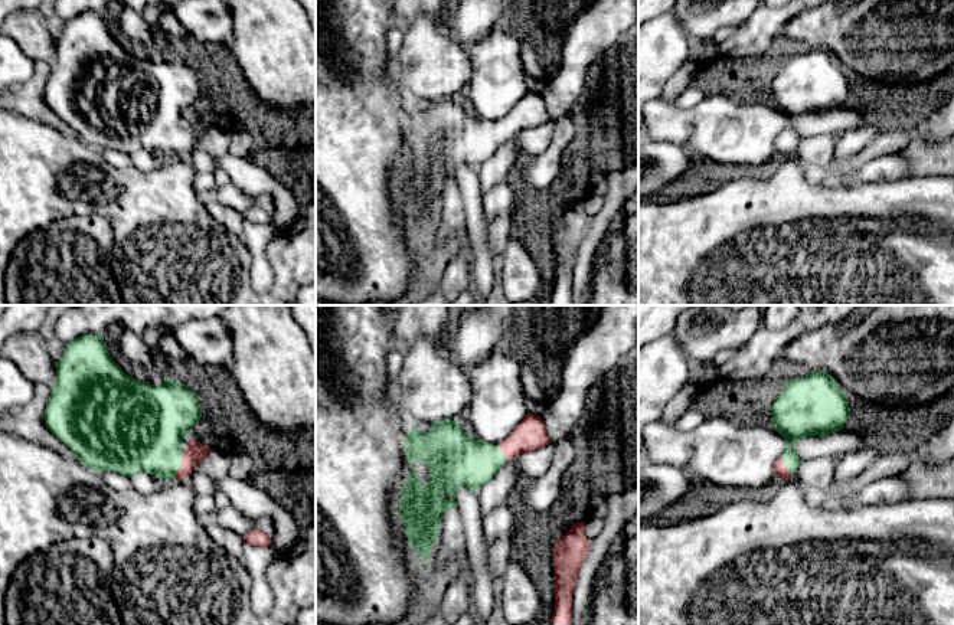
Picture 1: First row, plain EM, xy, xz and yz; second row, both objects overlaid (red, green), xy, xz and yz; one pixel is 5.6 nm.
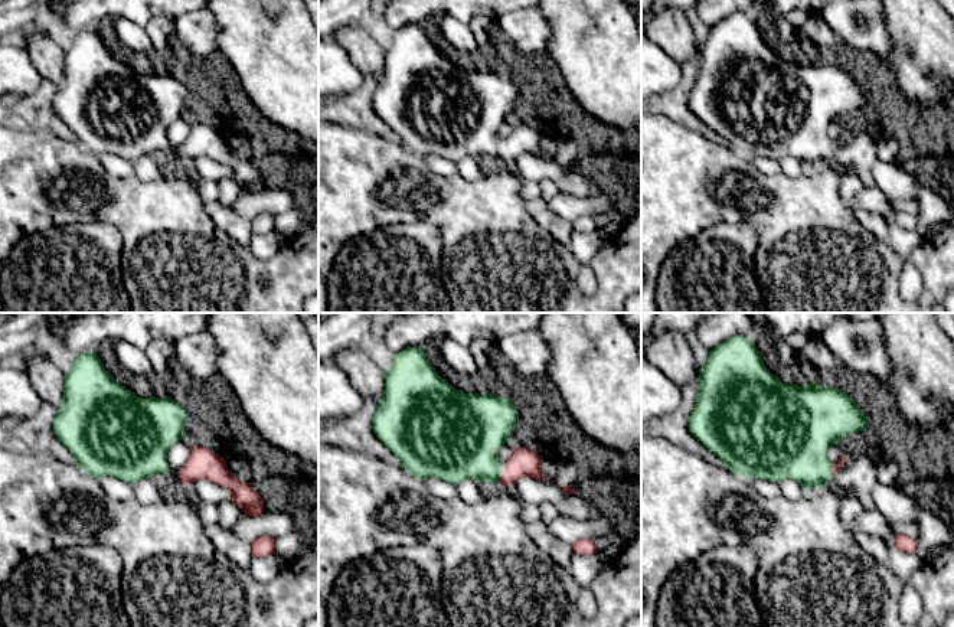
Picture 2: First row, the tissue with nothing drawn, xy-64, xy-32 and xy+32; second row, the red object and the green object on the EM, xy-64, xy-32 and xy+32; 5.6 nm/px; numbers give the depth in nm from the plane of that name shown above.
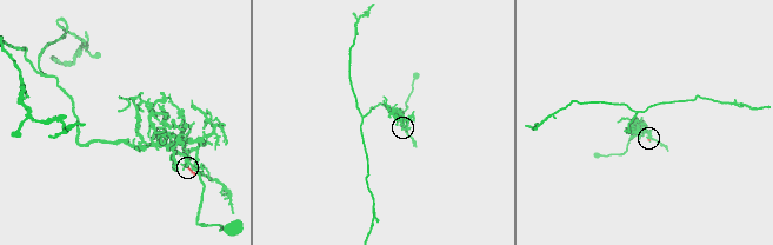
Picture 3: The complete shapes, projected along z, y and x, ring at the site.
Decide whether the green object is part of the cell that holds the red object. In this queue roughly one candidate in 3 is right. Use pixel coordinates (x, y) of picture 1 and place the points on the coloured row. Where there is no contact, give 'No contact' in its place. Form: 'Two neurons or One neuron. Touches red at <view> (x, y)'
One neuron. Touches red at xy (182, 464)

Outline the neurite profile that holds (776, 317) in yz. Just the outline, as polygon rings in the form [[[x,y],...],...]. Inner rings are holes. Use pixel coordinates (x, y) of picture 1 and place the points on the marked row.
[[[768,305],[764,311],[764,330],[778,331],[787,327],[798,314],[798,305]]]

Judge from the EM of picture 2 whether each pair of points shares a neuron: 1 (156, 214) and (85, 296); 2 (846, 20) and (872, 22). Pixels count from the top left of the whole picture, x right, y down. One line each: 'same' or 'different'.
1: different
2: same

